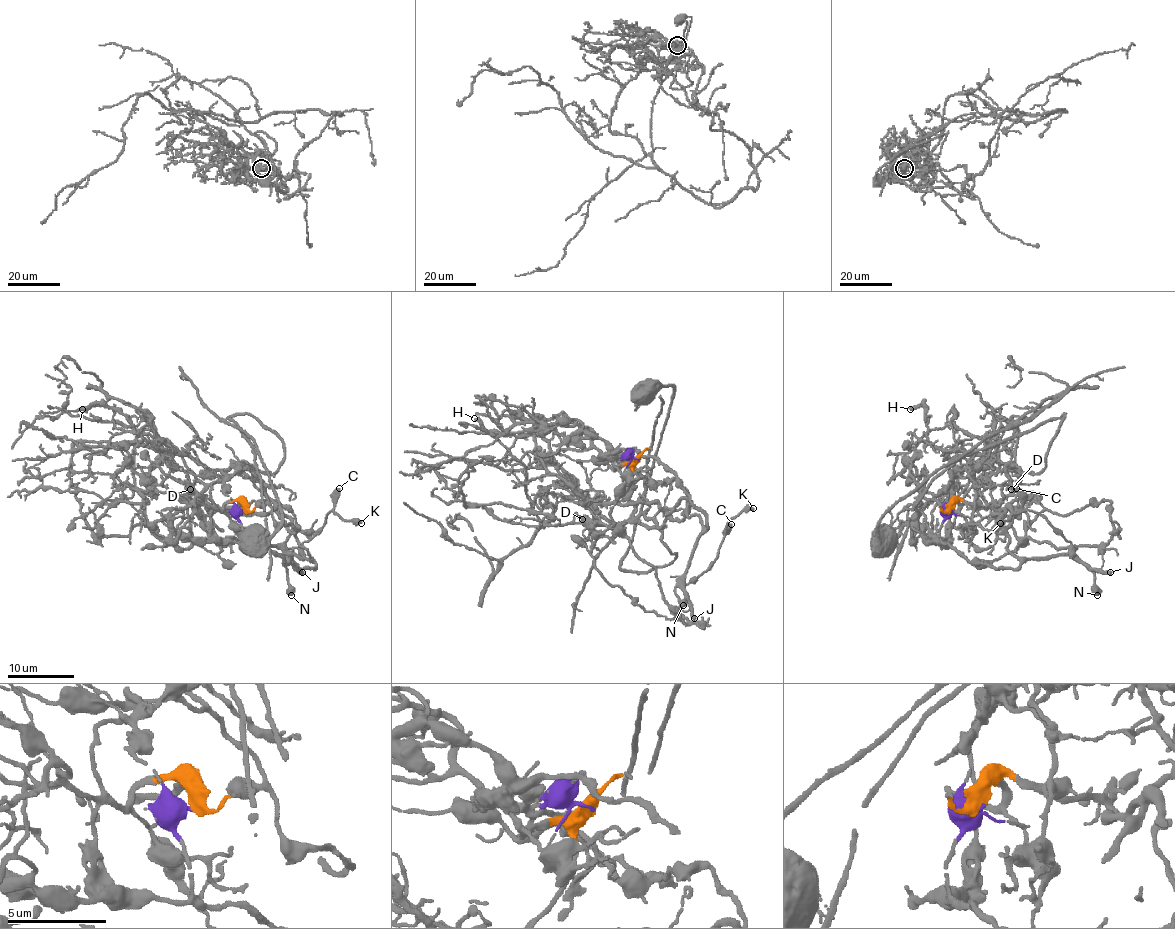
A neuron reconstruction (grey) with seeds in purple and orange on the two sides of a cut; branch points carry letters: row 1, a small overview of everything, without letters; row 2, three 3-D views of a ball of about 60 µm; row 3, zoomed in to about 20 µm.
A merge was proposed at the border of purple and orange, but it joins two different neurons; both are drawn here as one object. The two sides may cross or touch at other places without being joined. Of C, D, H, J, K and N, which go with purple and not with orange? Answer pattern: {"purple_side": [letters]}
{"purple_side": ["C", "J", "K", "N"]}

